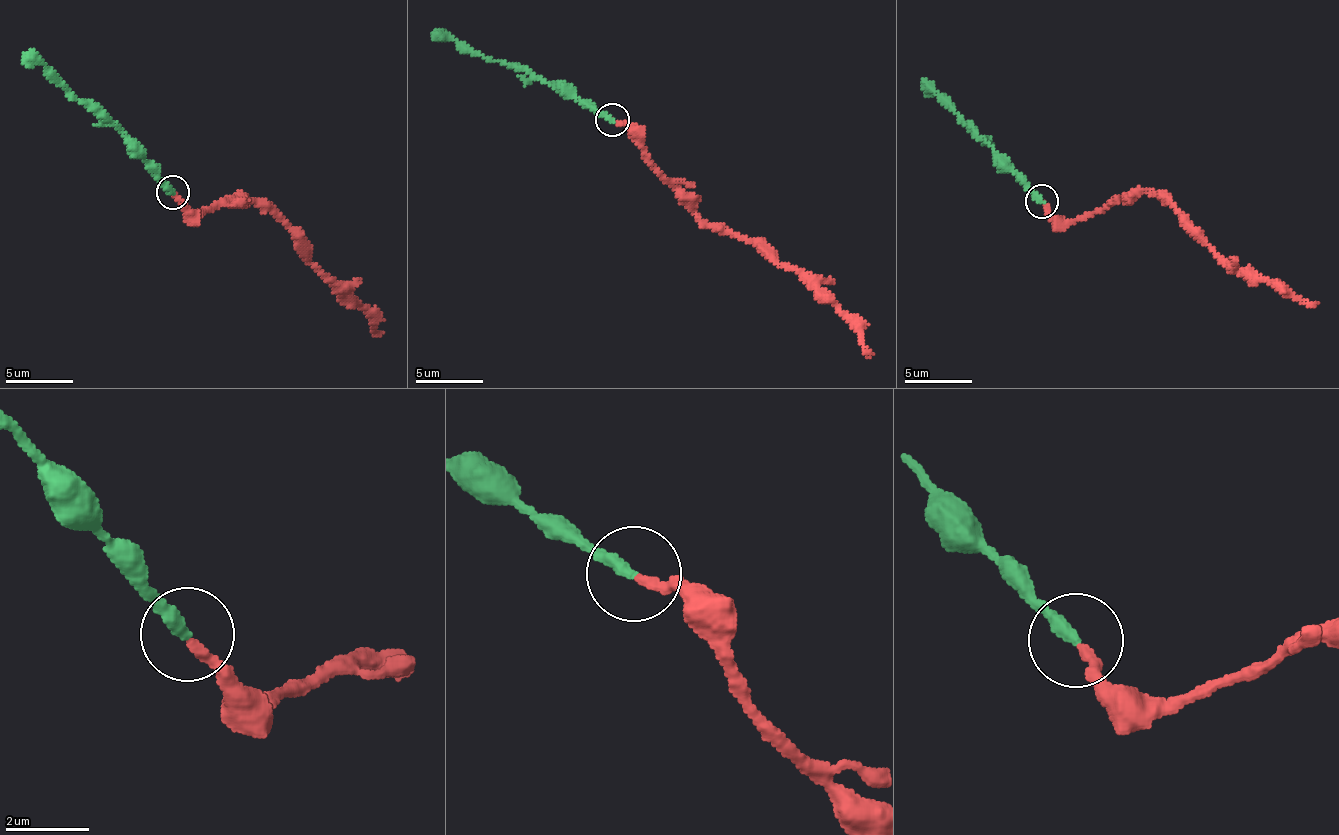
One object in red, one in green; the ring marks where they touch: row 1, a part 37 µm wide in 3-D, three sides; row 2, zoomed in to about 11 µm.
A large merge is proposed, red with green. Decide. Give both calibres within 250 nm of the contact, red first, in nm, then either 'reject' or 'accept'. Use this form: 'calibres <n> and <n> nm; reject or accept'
calibres 240 and 320 nm; accept

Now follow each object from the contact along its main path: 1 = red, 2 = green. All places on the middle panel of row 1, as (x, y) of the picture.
1: (613, 119), (632, 131), (649, 158), (693, 211), (755, 242), (800, 276), (851, 325), (870, 357)
2: (613, 119), (564, 98), (538, 76), (487, 61), (453, 39), (443, 39), (431, 33)

